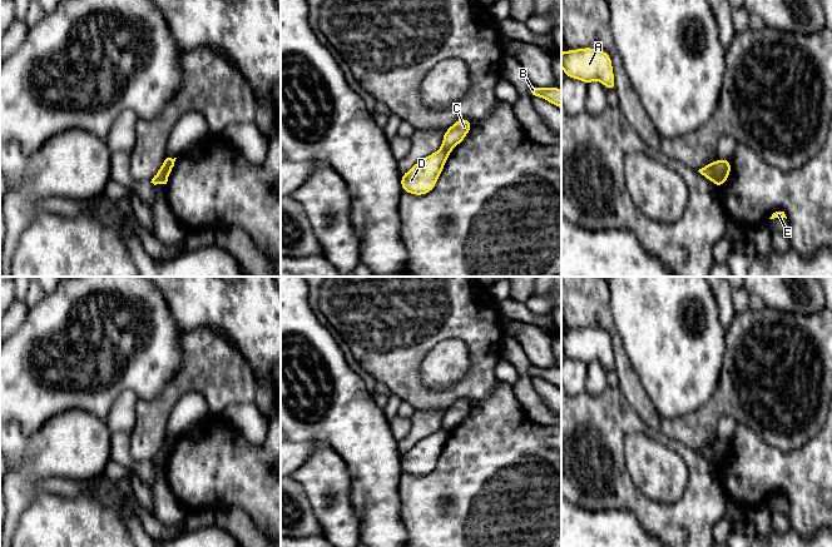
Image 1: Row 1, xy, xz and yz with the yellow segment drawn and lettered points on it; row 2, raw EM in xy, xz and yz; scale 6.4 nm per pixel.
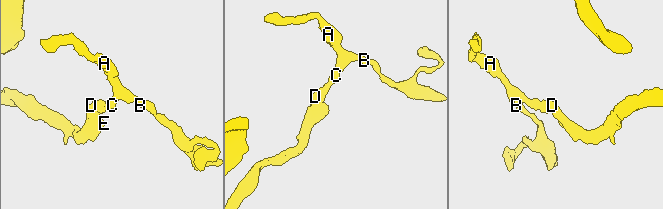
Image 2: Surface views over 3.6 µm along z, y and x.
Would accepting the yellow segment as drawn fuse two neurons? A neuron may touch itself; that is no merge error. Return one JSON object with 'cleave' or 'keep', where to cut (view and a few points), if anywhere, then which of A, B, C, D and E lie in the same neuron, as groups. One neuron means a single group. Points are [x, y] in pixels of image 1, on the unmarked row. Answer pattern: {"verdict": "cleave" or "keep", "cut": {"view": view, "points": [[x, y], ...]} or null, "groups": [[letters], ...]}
{"verdict": "cleave", "cut": {"view": "yz", "points": [[714, 443], [711, 460]]}, "groups": [["A", "B", "C"], ["D", "E"]]}

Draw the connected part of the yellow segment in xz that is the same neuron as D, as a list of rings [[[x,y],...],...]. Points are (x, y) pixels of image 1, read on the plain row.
[[[441,428],[417,442],[401,456],[401,469],[413,476],[425,476],[434,471],[439,456],[450,437],[450,432]]]

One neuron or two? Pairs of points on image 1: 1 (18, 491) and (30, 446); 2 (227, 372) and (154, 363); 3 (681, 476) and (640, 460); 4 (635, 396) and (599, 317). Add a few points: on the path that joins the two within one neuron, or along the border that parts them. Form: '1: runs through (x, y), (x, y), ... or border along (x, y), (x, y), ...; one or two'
1: runs through (20, 480), (30, 457); one
2: border along (179, 337), (181, 368), (163, 389); two
3: runs through (670, 476), (663, 476), (650, 465); one
4: runs through (627, 376), (615, 337); one

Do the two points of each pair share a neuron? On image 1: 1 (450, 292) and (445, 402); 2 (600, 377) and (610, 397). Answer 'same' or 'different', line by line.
1: same
2: different

